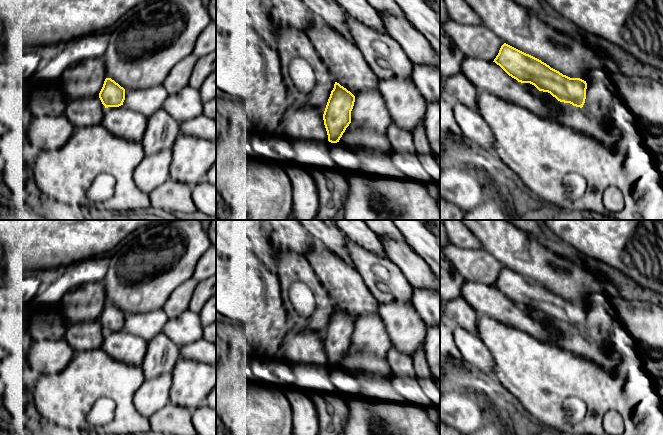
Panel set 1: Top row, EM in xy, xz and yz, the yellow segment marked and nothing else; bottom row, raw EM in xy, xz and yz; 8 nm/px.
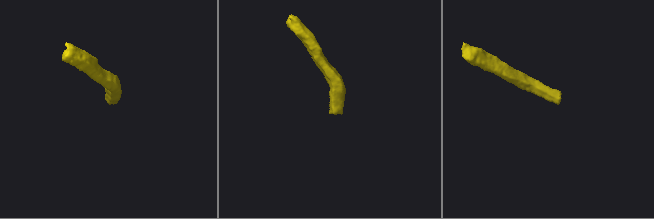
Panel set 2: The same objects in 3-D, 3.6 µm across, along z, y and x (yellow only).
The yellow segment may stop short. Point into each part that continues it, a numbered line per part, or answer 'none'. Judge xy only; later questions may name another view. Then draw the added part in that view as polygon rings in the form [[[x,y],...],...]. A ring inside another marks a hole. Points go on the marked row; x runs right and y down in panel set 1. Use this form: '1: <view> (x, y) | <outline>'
none

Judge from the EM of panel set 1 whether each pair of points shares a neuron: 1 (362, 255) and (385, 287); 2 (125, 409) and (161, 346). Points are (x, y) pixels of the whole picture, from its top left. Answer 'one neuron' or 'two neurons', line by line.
1: one neuron
2: two neurons

